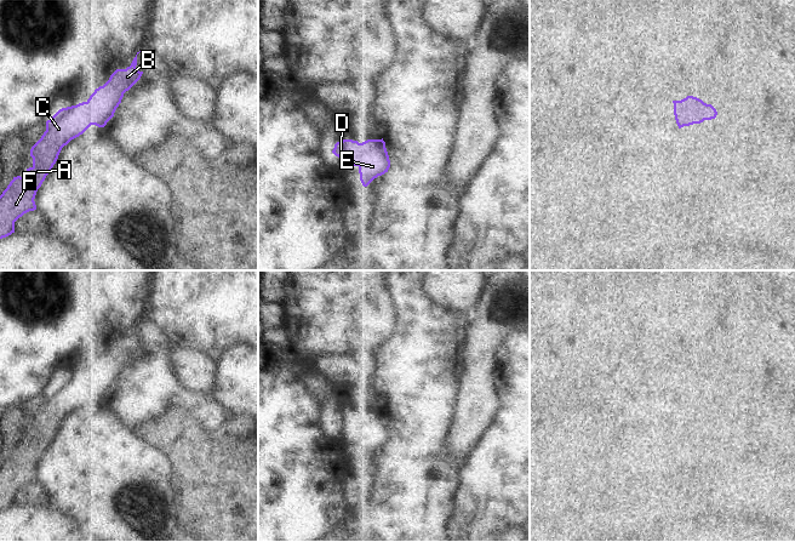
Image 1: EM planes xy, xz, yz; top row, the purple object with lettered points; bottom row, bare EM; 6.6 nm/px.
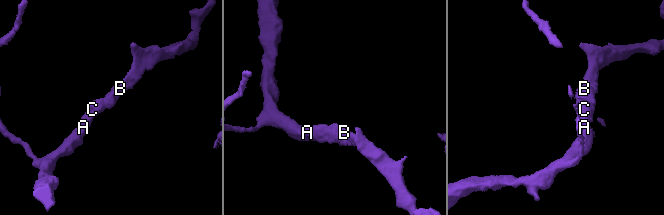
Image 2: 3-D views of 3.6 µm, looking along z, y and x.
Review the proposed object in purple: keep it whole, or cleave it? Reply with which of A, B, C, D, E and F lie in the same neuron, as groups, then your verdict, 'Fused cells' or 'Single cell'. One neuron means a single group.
Groups: A B C D E F. Single cell

